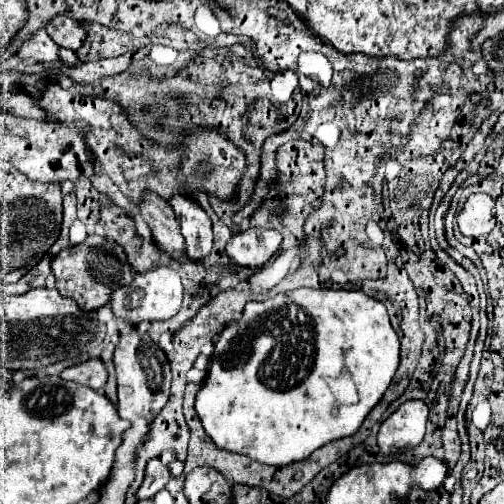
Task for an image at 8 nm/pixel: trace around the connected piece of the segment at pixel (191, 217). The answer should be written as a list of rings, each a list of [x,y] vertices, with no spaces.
[[[175,193],[169,199],[169,205],[175,211],[175,217],[181,225],[181,235],[185,237],[185,243],[189,247],[189,257],[191,259],[205,257],[213,245],[211,217],[191,197],[179,193]]]

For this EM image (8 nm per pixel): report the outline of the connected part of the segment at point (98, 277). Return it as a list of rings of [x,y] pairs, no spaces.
[[[89,235],[81,245],[61,251],[53,259],[51,267],[53,275],[57,277],[57,291],[65,297],[75,299],[85,311],[97,311],[99,307],[107,305],[111,293],[133,279],[131,265],[127,263],[123,249],[101,235]]]

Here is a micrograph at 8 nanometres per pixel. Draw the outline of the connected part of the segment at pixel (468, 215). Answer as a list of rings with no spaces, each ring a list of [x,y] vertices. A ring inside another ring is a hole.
[[[473,193],[467,197],[459,217],[459,231],[465,237],[487,235],[495,227],[495,201],[487,193]]]

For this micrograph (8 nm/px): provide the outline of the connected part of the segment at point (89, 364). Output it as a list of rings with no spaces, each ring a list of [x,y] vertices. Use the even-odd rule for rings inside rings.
[[[89,359],[85,363],[67,367],[61,373],[61,379],[75,381],[75,383],[81,383],[83,387],[91,387],[97,391],[97,389],[103,389],[103,385],[107,383],[107,369],[101,359]]]

